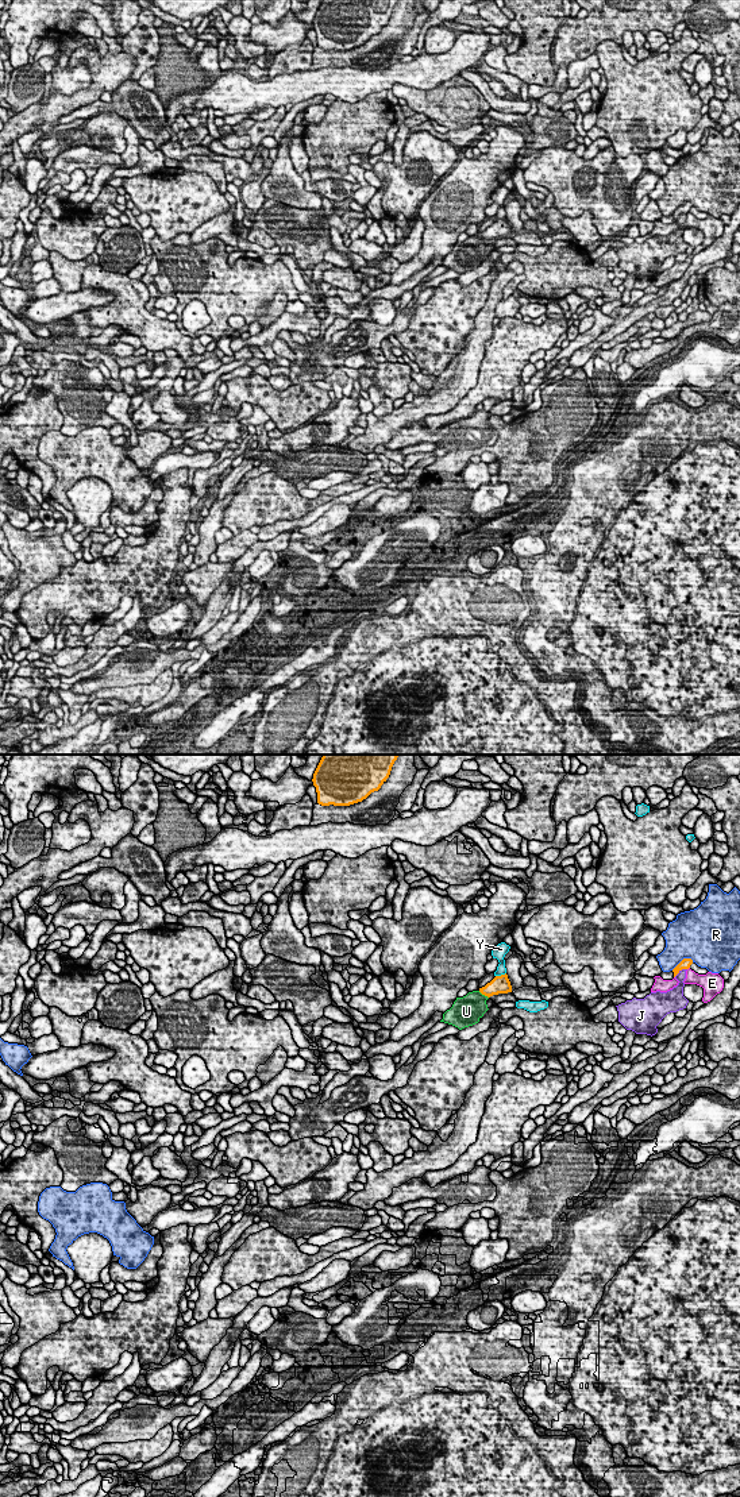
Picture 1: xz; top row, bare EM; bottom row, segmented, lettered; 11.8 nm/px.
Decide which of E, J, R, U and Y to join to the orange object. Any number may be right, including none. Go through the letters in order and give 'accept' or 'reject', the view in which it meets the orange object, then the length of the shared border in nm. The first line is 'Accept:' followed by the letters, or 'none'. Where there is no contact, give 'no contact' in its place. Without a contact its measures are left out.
Accept: none
E: reject; no contact
J: reject; meets orange in xz; contact 190 nm long
R: reject; meets orange in xz; contact 300 nm long
U: reject; meets orange in xz; contact 150 nm long
Y: reject; meets orange in xz; contact 140 nm long

